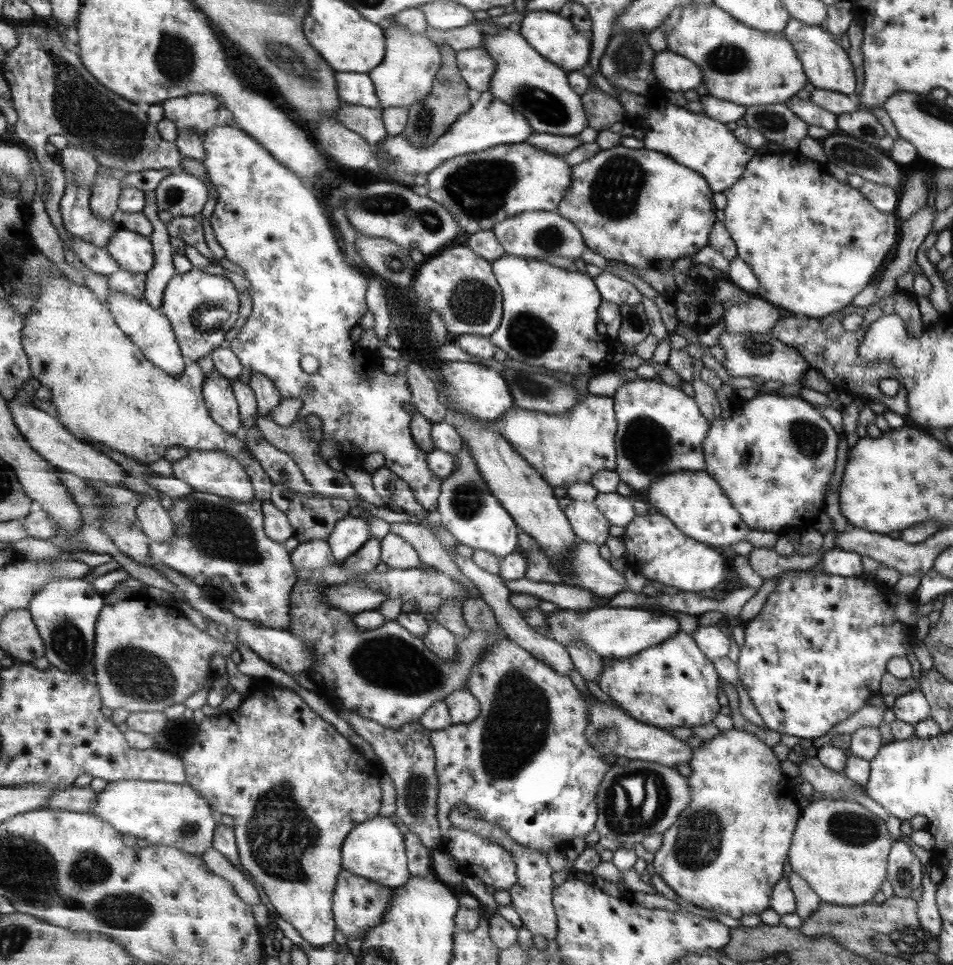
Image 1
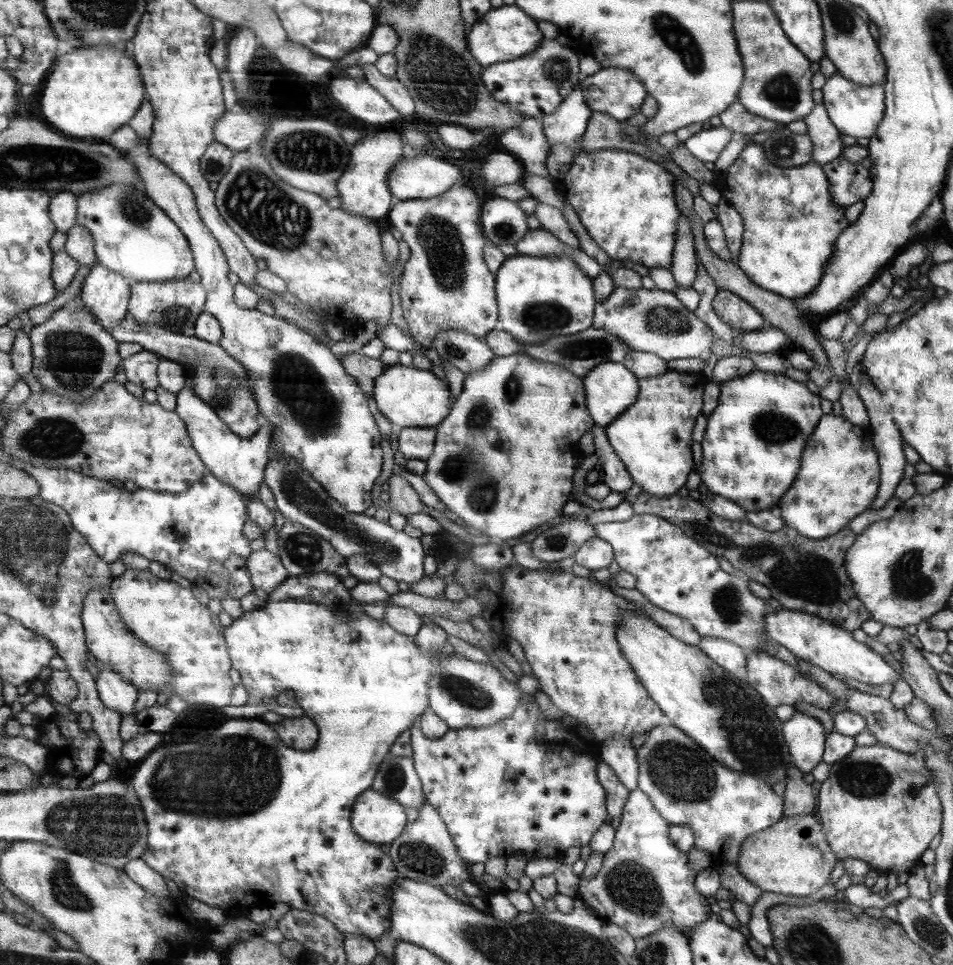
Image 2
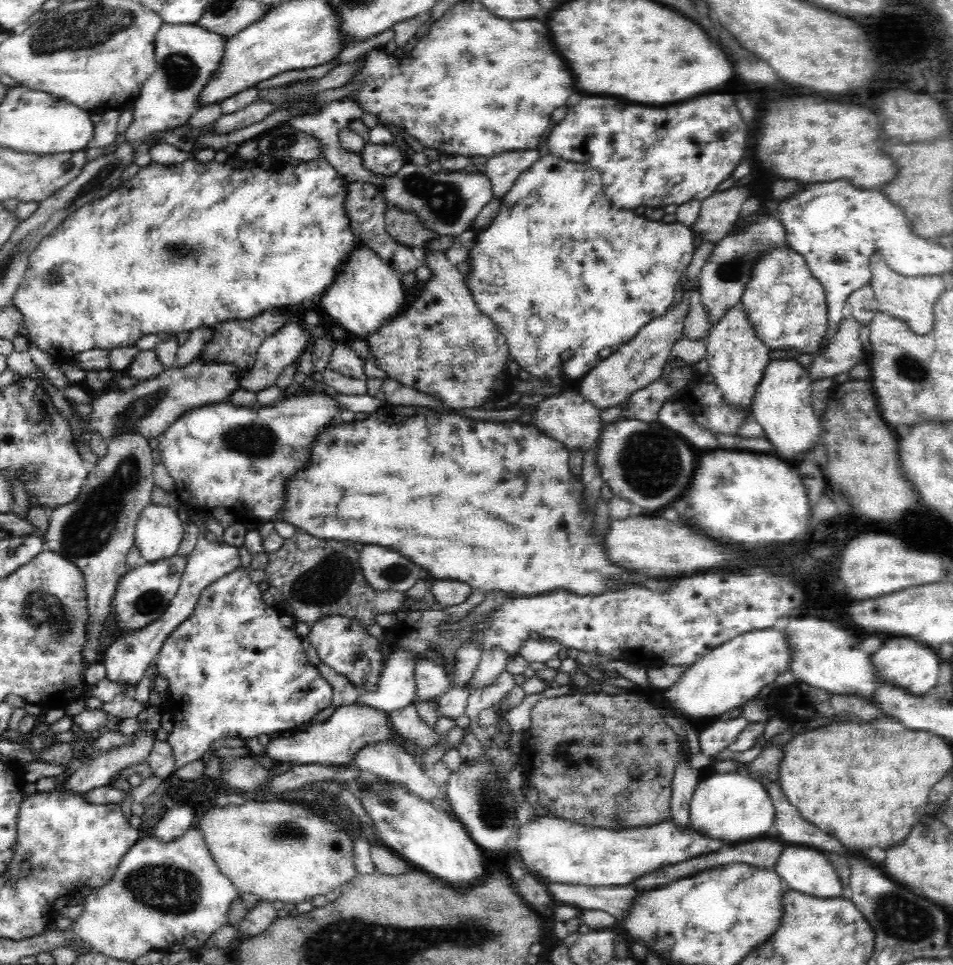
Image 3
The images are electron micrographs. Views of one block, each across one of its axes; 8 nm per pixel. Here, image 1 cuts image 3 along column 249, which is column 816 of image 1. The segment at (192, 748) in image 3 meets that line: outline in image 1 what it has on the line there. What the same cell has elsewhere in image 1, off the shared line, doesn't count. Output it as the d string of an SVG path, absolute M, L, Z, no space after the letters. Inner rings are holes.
M790 569L785 574L778 574L775 578L776 587L768 596L763 604L762 610L753 618L746 622L744 630L745 642L742 643L740 657L738 660L737 671L742 686L748 691L752 705L758 709L764 724L780 734L790 734L790 736L799 736L814 741L820 736L824 736L829 730L832 730L839 722L844 722L853 714L856 714L862 706L866 706L866 700L874 694L880 692L880 678L886 674L886 662L895 657L908 656L909 647L915 638L916 623L918 616L918 598L914 595L899 594L893 587L884 586L880 582L866 583L858 577L842 577L828 574L816 574L816 569L807 571L797 571ZM904 638L908 638L907 646L904 644Z

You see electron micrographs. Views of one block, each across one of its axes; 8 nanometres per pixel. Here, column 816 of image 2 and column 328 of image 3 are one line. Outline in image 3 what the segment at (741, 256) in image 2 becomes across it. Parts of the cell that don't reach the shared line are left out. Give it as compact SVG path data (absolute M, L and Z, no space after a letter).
M234 154L223 163L214 160L203 163L194 157L178 164L164 165L151 162L141 167L134 178L123 181L117 190L78 208L40 241L29 256L22 282L13 296L13 305L24 317L29 340L42 352L48 352L53 359L68 360L74 353L89 349L110 351L120 346L136 347L136 342L148 334L166 332L176 335L179 332L191 332L196 328L211 328L216 323L246 321L262 312L286 309L288 304L312 304L317 302L334 283L342 266L352 256L352 252L360 248L361 243L351 231L347 217L348 185L348 182L323 158L296 165L278 163L268 170L261 168L256 161L244 161Z

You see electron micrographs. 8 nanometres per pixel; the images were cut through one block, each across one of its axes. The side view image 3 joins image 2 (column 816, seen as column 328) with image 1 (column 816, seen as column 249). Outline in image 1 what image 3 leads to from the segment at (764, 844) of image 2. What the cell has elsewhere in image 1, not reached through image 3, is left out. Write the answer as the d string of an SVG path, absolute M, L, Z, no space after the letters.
M827 798L803 808L790 848L790 864L822 903L858 906L872 902L880 892L892 848L886 821L856 801Z

